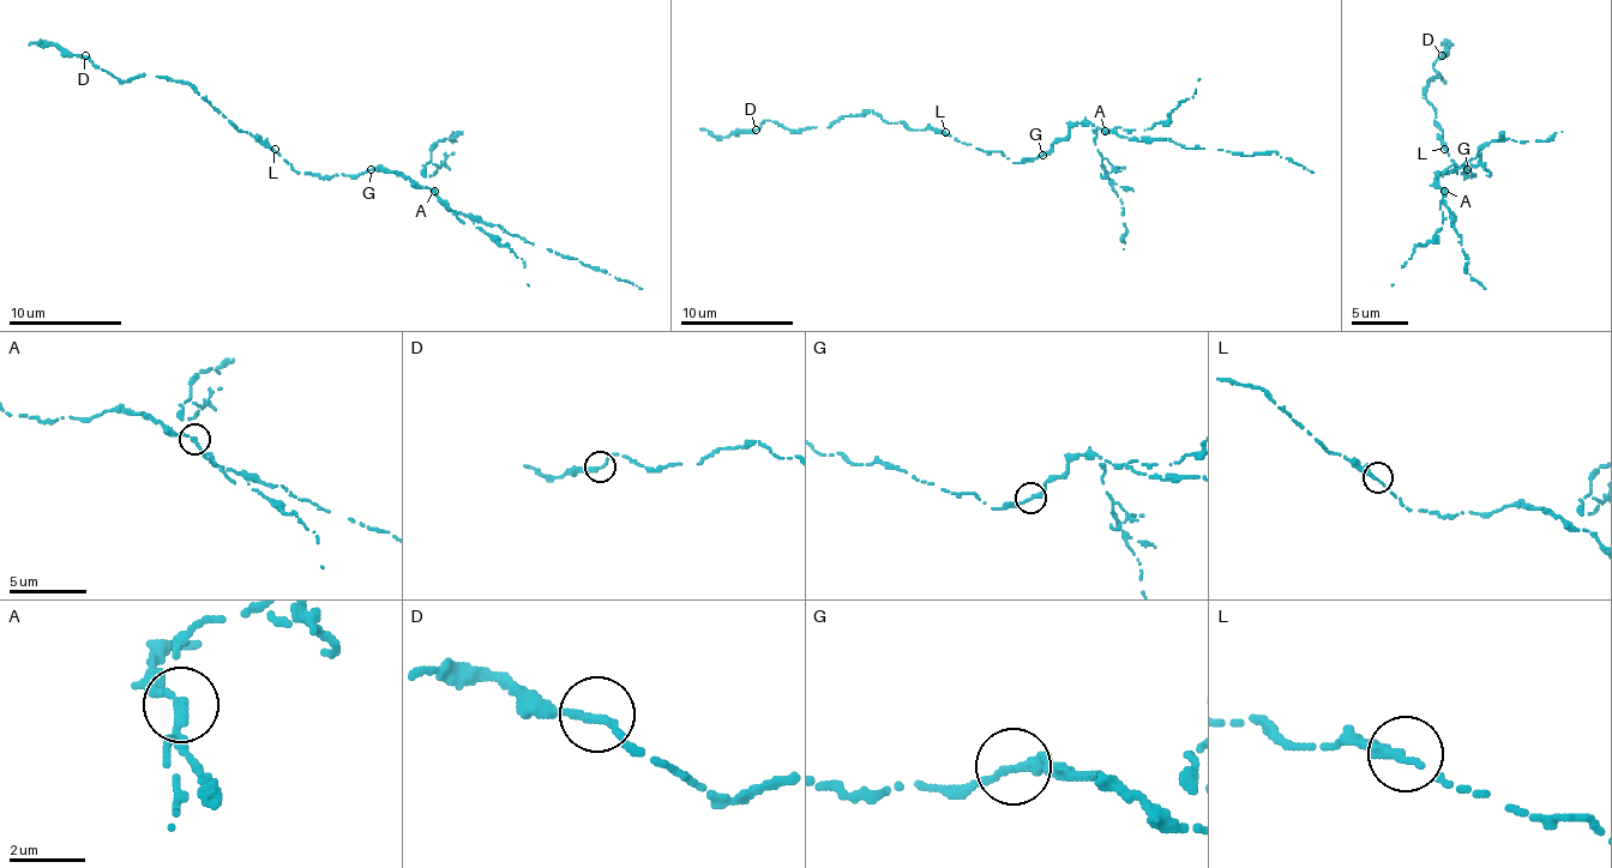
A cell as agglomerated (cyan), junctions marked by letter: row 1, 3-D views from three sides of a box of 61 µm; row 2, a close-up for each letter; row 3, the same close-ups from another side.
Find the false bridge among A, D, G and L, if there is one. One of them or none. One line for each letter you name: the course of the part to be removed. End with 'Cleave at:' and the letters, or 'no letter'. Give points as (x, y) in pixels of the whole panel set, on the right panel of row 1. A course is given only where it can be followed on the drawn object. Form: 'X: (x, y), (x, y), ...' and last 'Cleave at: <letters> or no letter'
A: (1444, 192), (1439, 205), (1442, 222), (1436, 234), (1425, 245), (1417, 245), (1391, 284)
Cleave at: A

